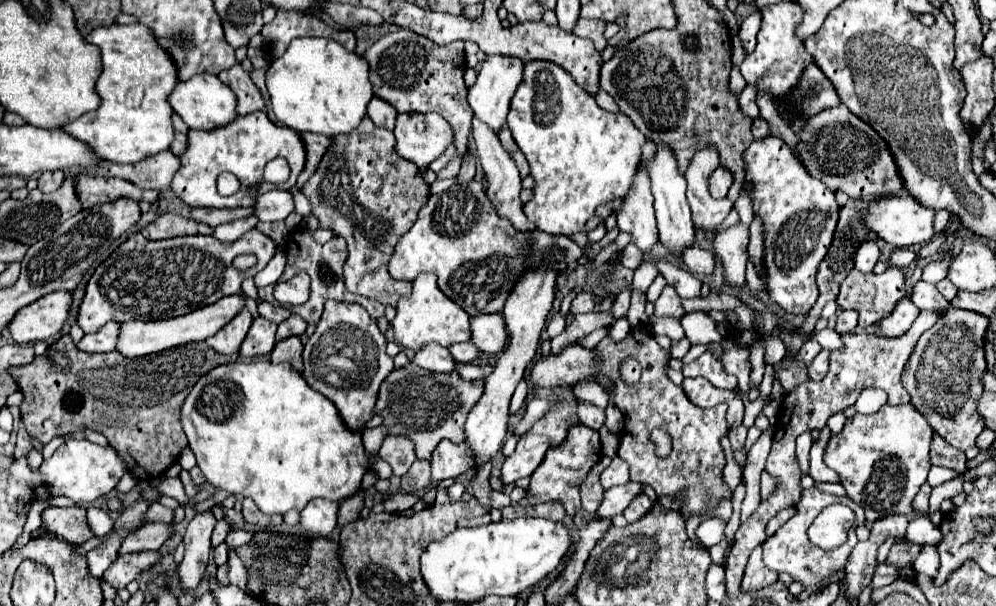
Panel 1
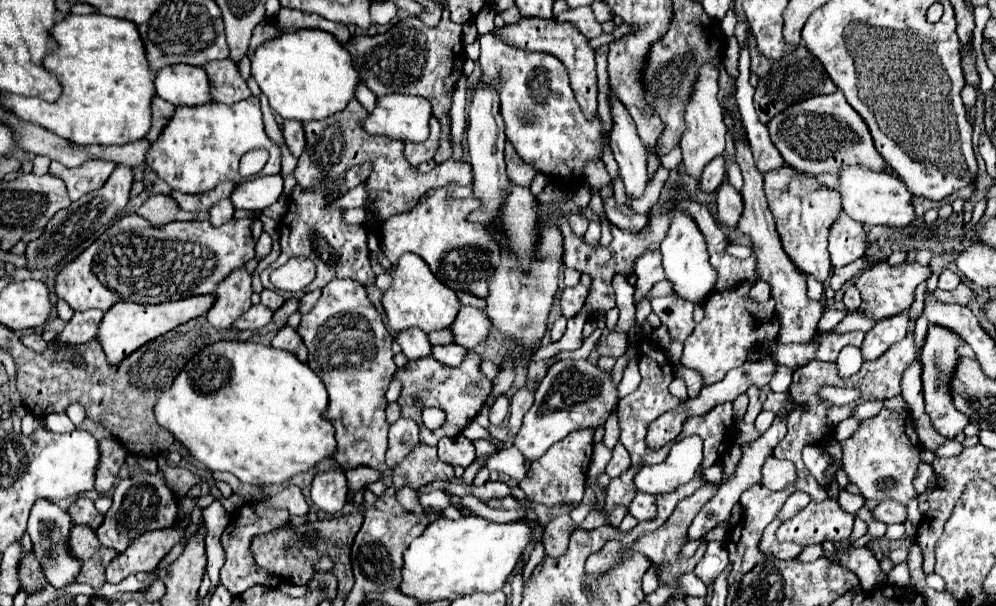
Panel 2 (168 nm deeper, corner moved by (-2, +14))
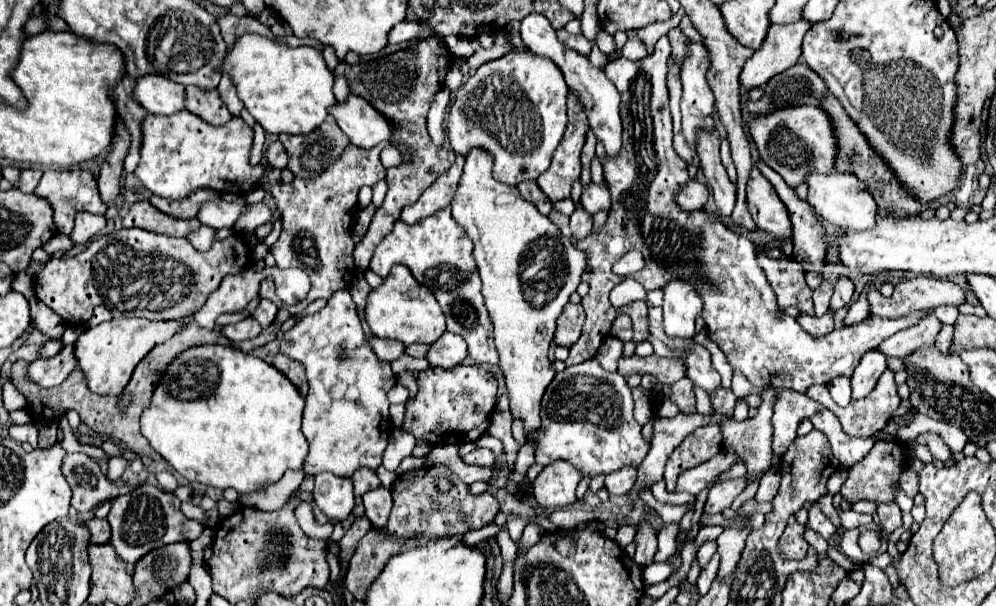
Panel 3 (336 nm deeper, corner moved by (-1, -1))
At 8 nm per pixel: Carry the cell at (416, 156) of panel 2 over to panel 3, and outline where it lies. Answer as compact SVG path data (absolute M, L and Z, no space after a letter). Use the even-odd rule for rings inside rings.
M378 143L372 149L348 145L340 155L340 159L322 173L310 179L296 177L288 185L276 183L268 187L274 201L278 199L278 211L284 219L282 233L278 241L270 247L270 253L276 257L276 265L280 269L300 267L310 275L312 281L308 297L298 305L286 307L292 315L302 313L306 305L310 305L314 299L330 299L338 289L346 289L350 285L352 275L356 271L352 259L354 241L350 235L356 197L360 187L376 185L386 177L386 169L380 161L382 149L384 143Z

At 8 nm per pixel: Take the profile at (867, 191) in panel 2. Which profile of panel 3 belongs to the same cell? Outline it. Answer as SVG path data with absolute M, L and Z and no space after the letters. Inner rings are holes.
M810 173L804 181L808 185L808 197L806 201L814 207L814 211L826 219L828 223L844 229L854 229L854 231L864 231L874 227L874 215L878 213L878 207L874 199L870 199L870 193L866 191L866 185L854 179L854 175L846 173Z

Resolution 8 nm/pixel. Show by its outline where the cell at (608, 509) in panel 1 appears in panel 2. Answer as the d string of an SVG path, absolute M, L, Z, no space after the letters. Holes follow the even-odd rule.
M687 436L671 446L671 452L665 462L655 466L643 466L635 474L635 488L647 494L671 492L687 484L695 470L701 466L703 442L699 436Z

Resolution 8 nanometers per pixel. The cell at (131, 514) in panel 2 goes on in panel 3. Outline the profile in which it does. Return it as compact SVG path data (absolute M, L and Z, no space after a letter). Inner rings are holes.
M142 485L140 489L116 497L112 501L112 509L108 515L108 523L112 527L112 545L118 551L118 555L128 561L136 563L142 559L148 551L158 549L162 545L178 543L178 541L194 541L202 535L204 527L200 521L188 519L180 511L180 499L174 493L166 493L156 485Z

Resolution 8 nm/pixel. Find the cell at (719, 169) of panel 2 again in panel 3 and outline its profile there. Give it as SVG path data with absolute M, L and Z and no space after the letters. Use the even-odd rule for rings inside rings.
M698 181L684 183L684 187L680 187L680 191L674 197L674 201L678 203L678 207L684 209L684 211L702 209L704 203L706 203L706 199L708 199L708 189L706 189L704 183L698 183Z

